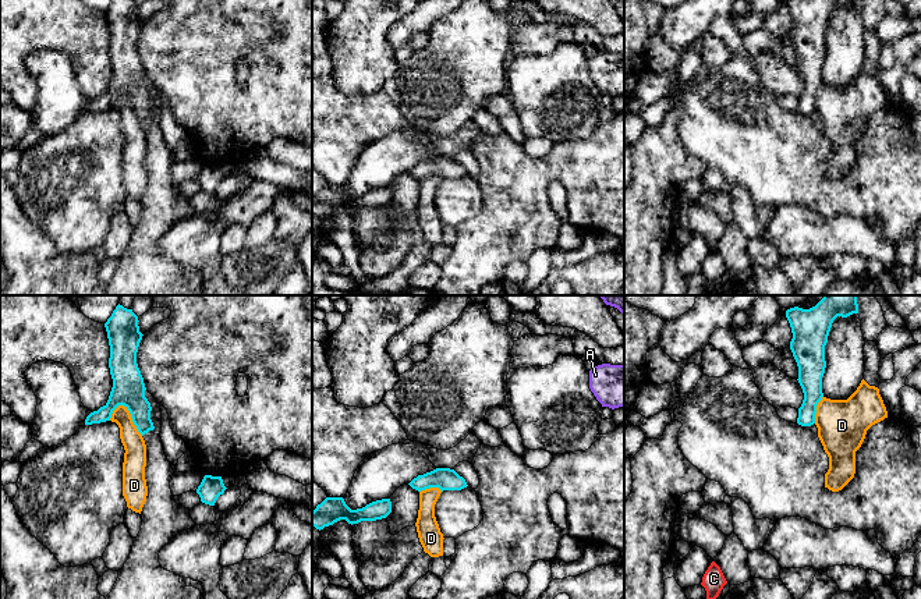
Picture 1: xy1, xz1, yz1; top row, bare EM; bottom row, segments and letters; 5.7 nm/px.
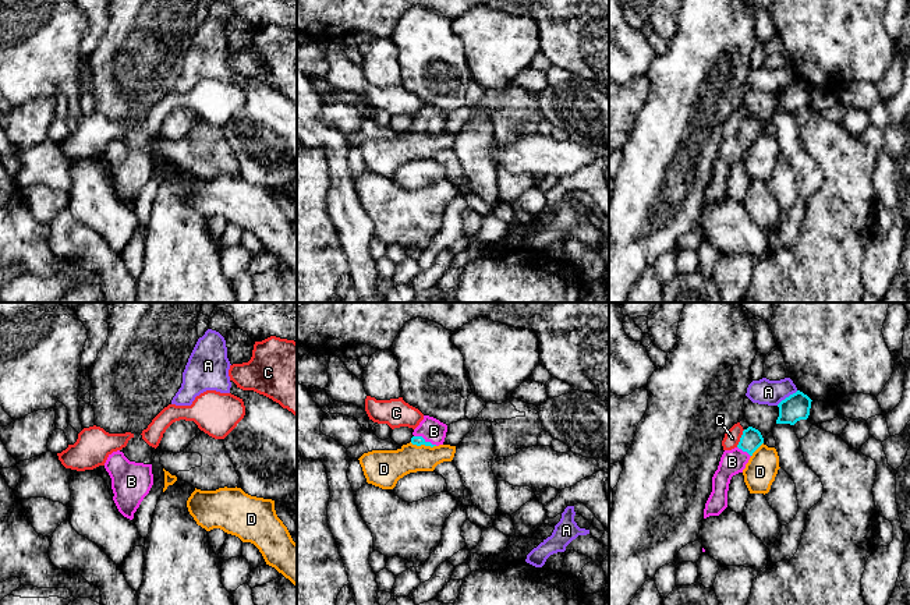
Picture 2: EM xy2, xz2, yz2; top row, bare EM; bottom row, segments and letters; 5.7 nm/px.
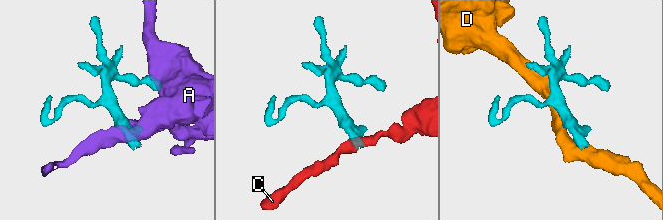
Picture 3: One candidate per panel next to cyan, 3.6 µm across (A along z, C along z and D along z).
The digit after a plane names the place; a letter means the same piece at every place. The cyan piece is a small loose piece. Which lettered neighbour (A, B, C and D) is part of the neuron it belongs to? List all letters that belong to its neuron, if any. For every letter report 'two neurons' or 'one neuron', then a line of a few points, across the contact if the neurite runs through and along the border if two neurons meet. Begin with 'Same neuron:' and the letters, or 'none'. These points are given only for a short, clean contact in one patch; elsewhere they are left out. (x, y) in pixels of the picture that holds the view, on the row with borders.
Same neuron: B
A: two neurons; line yz2 (797, 391), (776, 404)
B: one neuron; line xz2 (418, 441), (424, 439), (434, 431)
C: two neurons; line yz2 (744, 430), (736, 446)
D: two neurons

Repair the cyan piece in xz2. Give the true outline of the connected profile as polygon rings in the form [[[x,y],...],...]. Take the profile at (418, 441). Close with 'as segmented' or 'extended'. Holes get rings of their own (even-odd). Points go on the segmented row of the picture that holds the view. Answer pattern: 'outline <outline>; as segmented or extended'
outline [[[424,415],[424,420],[414,429],[411,443],[421,446],[439,446],[443,445],[447,432],[447,425],[440,422],[439,420]]]; extended

